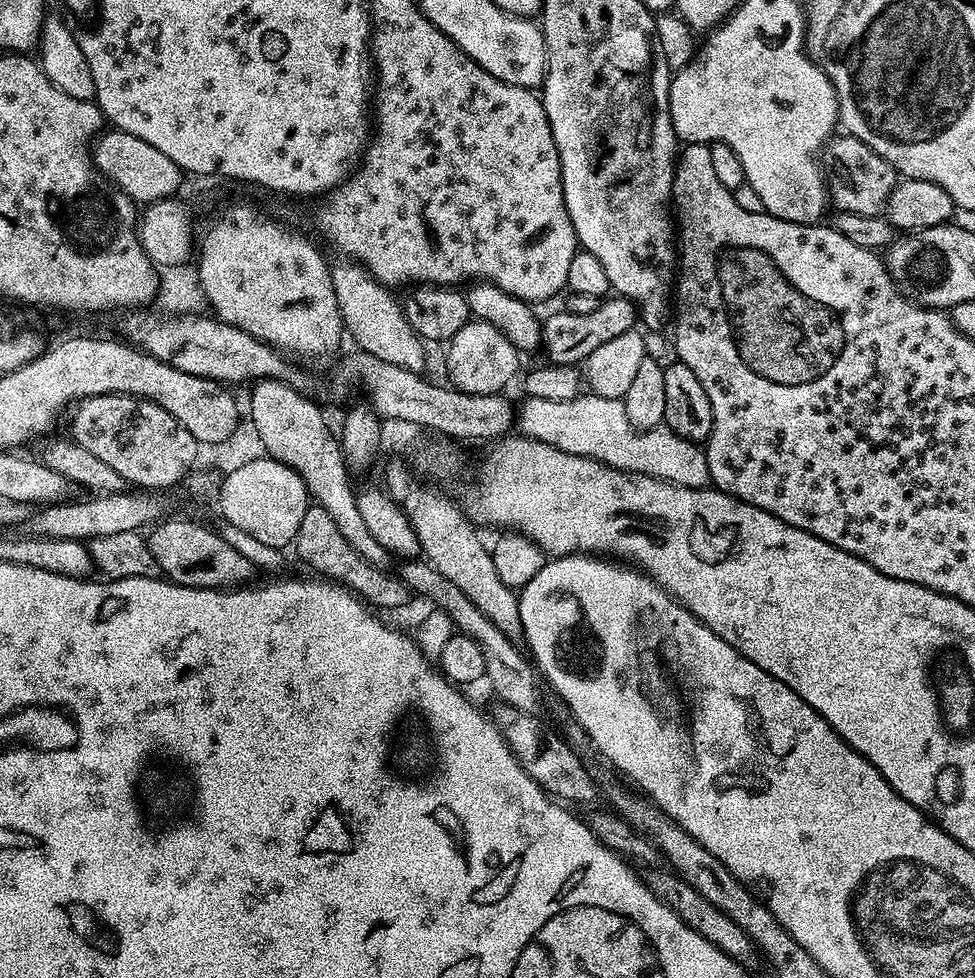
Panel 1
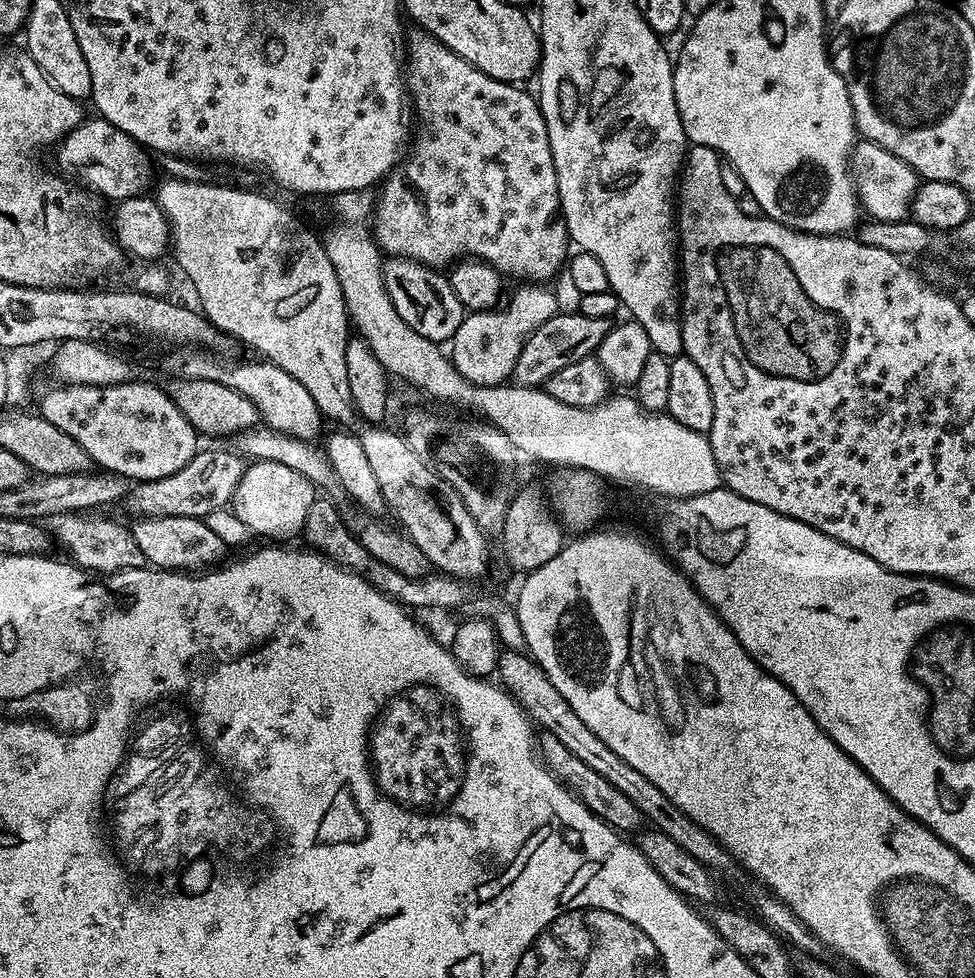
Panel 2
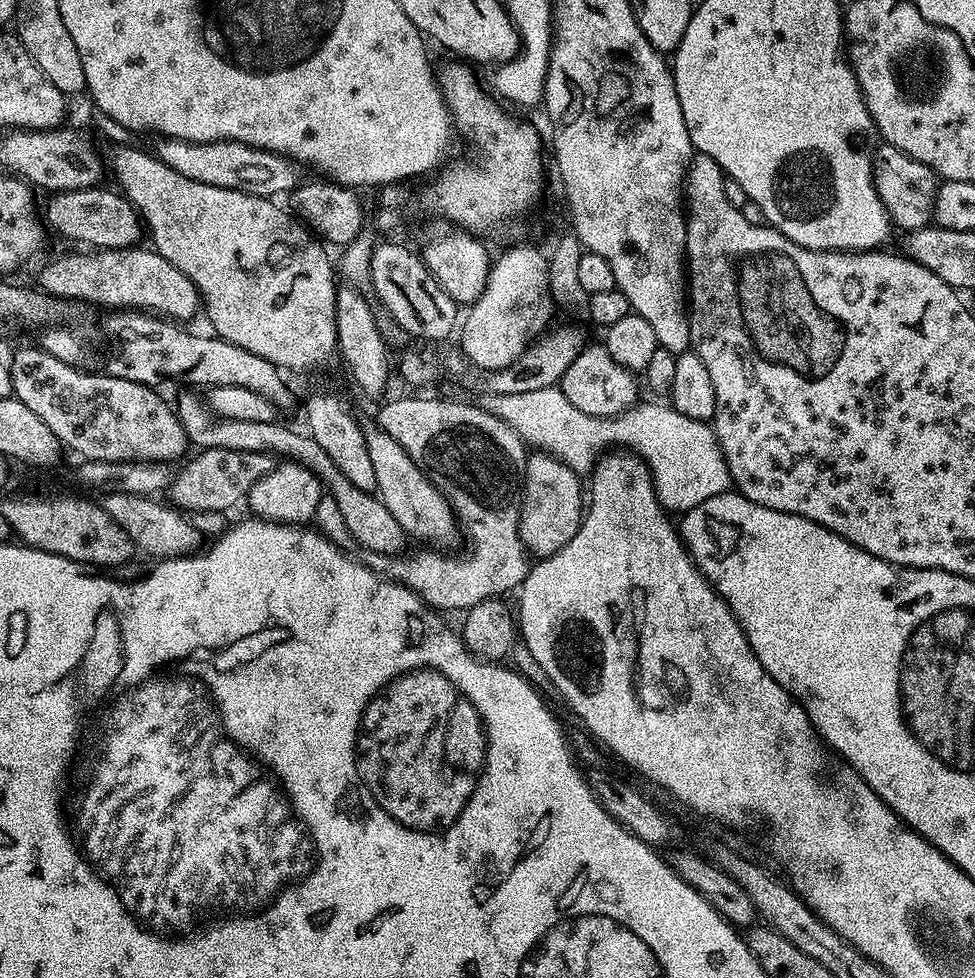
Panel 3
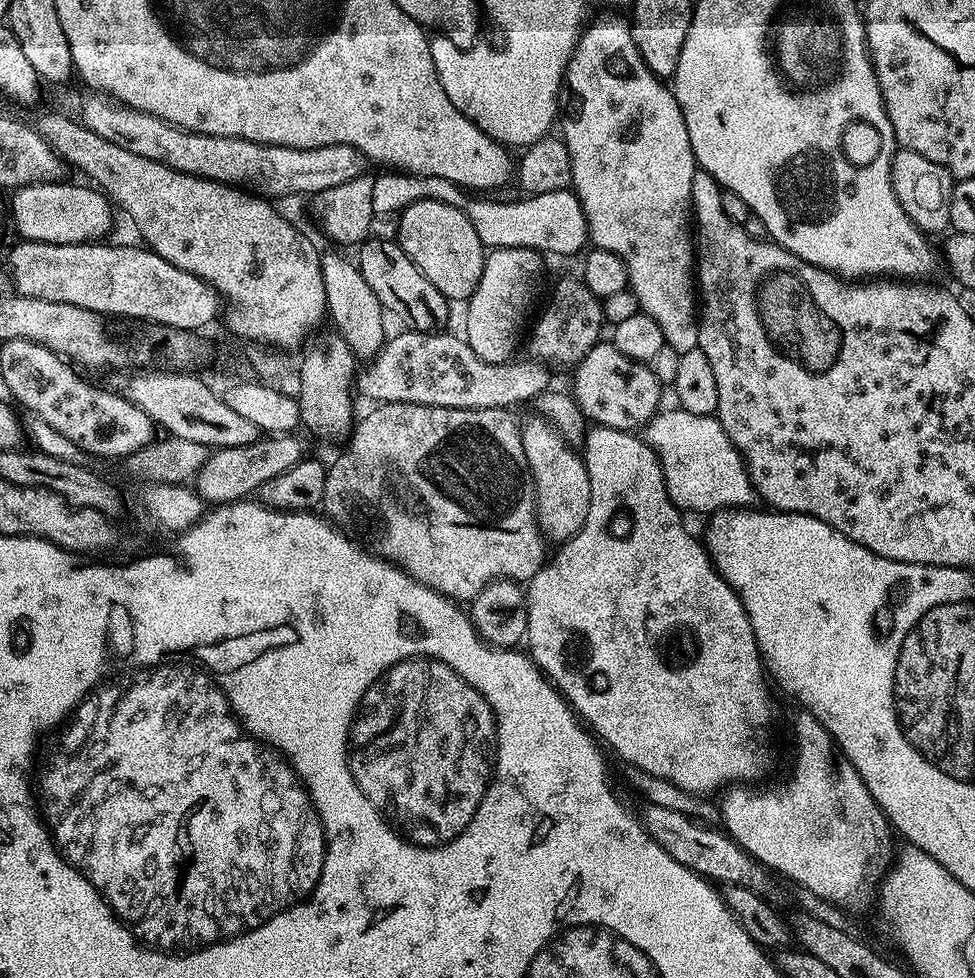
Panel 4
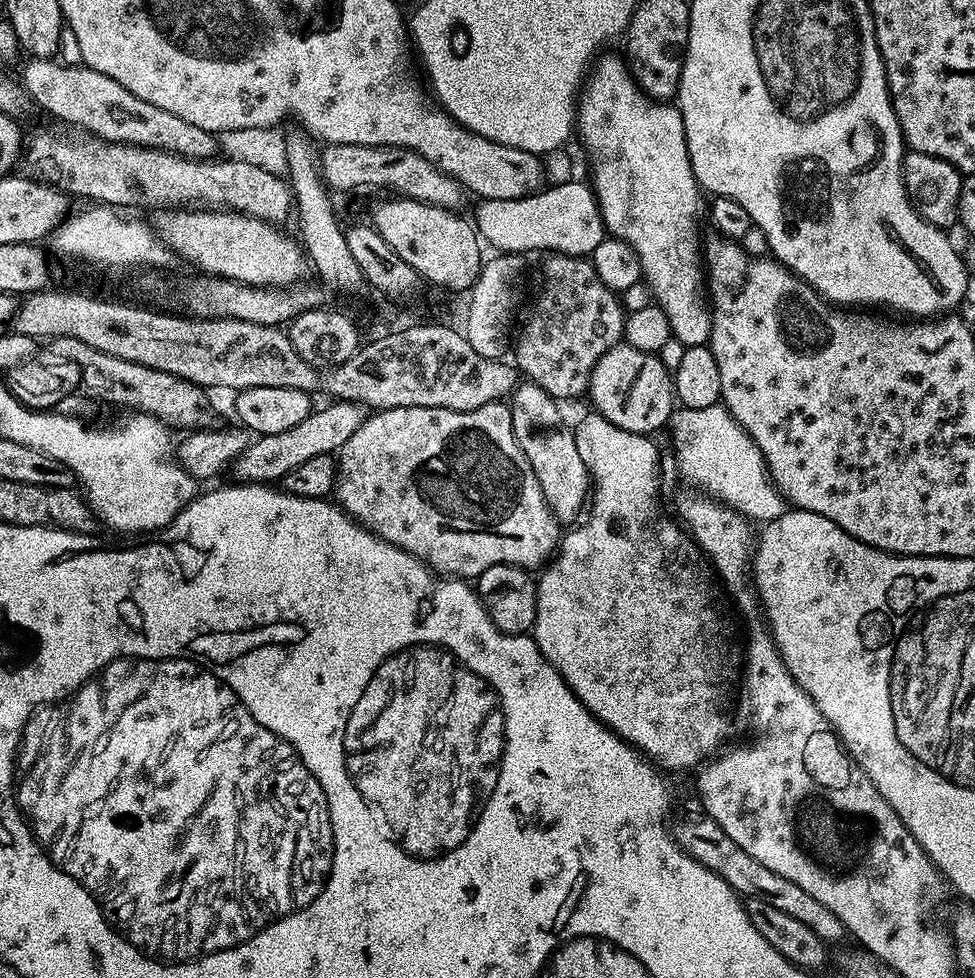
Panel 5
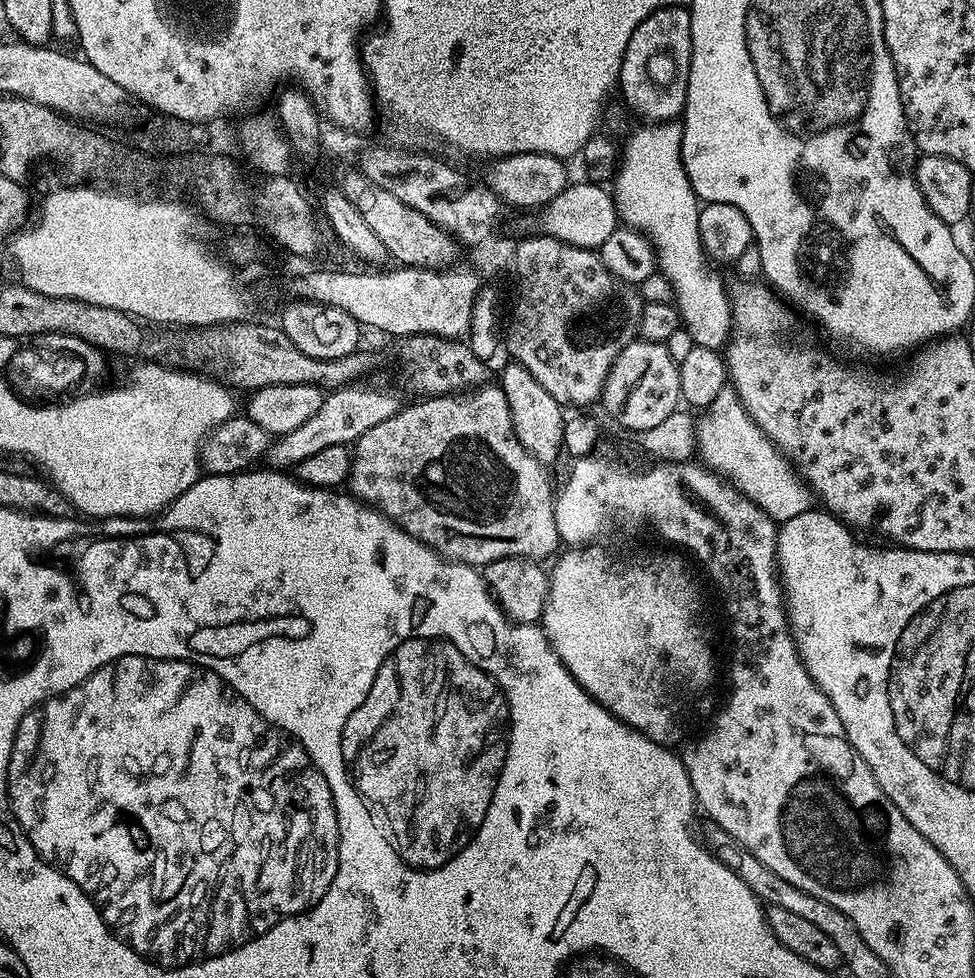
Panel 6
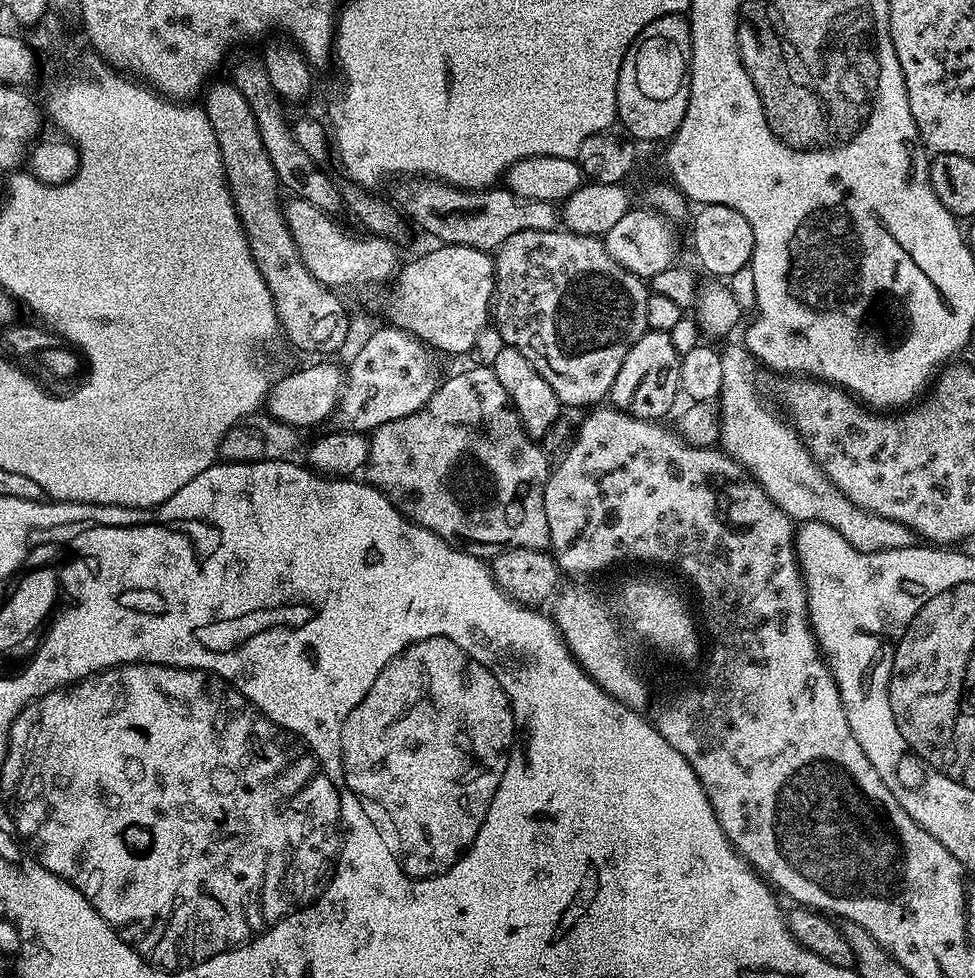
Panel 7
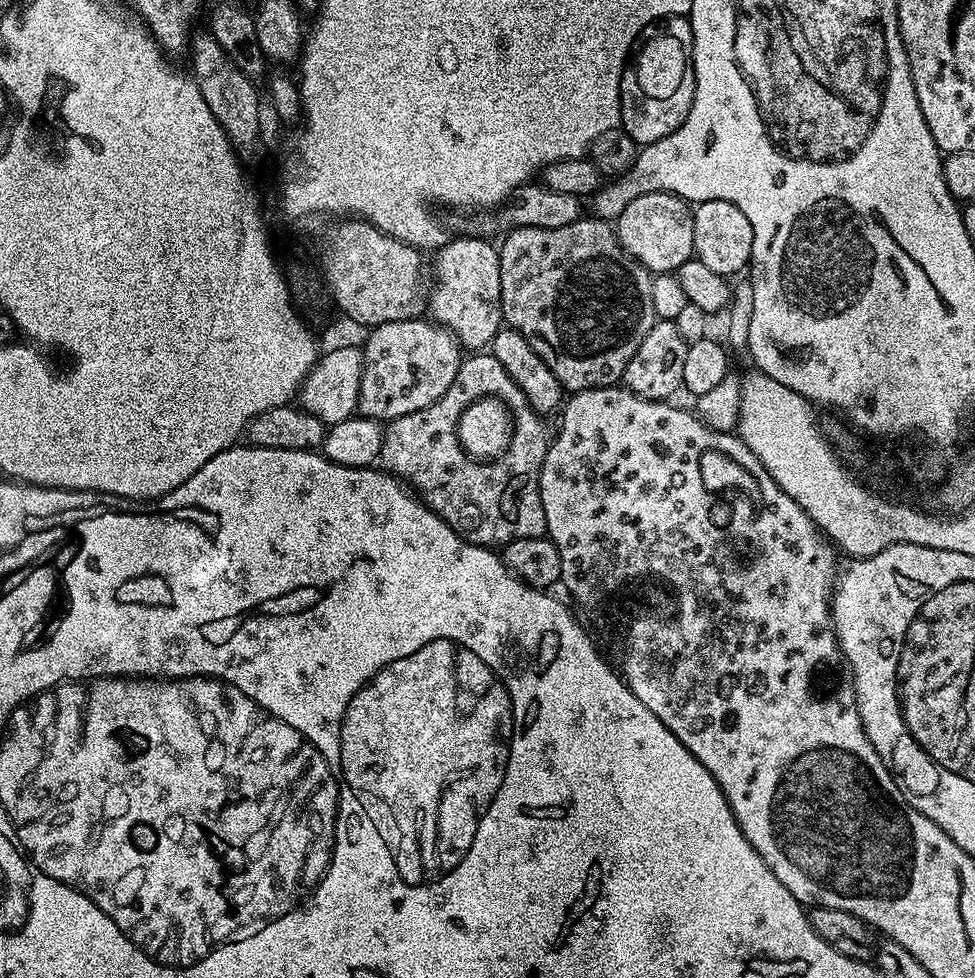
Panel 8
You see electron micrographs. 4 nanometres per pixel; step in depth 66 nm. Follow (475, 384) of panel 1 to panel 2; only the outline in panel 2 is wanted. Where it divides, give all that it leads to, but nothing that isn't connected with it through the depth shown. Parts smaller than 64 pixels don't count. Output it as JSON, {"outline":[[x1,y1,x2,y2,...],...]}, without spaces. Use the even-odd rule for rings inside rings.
{"outline":[[524,282,512,292,512,297,503,306,497,306,486,312,468,312,458,330,450,341,450,359,470,382,486,387,503,384,511,377,514,366,518,362,518,354,522,346,551,316,557,315,556,296,551,287,540,282]]}

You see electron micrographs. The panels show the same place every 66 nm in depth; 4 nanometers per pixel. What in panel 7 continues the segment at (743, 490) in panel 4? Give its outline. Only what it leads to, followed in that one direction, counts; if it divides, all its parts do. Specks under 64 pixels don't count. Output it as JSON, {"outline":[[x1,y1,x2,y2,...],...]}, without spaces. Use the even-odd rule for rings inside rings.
{"outline":[[743,343,728,344,722,348,723,355,726,357,726,363,722,370,722,390,718,397,720,413,720,439,719,447,733,456,740,465,748,471,748,474,766,490,766,494,777,506,782,509,794,522,803,522,806,520,817,520,826,522,826,526,834,526,850,546,854,546,863,552,885,552,886,550,898,550,899,548,911,548,917,543,918,537,902,522,894,522,882,518,873,512,867,512,858,507,850,498,846,498,840,493,830,481,826,474,814,462,814,458,808,453,808,447,804,445,799,434,791,423,782,421,776,417,776,412,760,397,760,392,756,389,756,384,752,381,753,357,748,355,748,349]]}

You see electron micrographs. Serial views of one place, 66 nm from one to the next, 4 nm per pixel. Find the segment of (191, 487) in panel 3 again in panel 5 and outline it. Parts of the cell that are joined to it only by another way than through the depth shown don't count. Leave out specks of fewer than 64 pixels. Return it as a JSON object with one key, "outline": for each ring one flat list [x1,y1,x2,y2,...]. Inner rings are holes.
{"outline":[[351,400,328,402,325,408,317,407,309,416,302,418,298,426,282,430,282,434,256,436,232,463,231,479,241,484,272,484,283,481,284,476,294,470,294,466,302,466,302,462,315,458,317,454,339,453,346,438,350,438,350,434,354,434,354,430,362,426,365,415,365,409]]}

